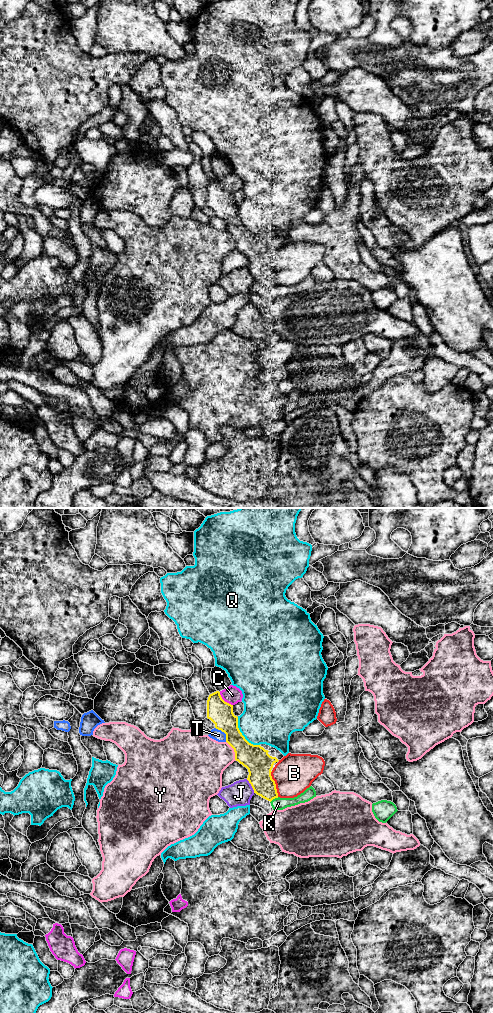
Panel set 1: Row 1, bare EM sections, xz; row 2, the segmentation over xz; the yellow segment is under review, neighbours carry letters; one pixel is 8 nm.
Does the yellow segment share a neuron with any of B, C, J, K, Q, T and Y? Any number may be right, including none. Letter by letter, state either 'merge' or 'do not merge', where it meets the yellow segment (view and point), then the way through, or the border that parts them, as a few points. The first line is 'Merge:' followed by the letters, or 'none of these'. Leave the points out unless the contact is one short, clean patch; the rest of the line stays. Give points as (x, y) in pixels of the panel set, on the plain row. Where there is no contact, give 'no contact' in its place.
Merge: none of these
B: do not merge | xz (275, 272)
C: do not merge | xz (223, 188)
J: do not merge | xz (251, 273) | along xz (246, 267), (254, 280)
K: do not merge | xz (274, 286)
Q: do not merge | xz (242, 223)
T: do not merge | xz (224, 220) | along xz (215, 215), (225, 222), (226, 229)
Y: do not merge | xz (234, 239)

